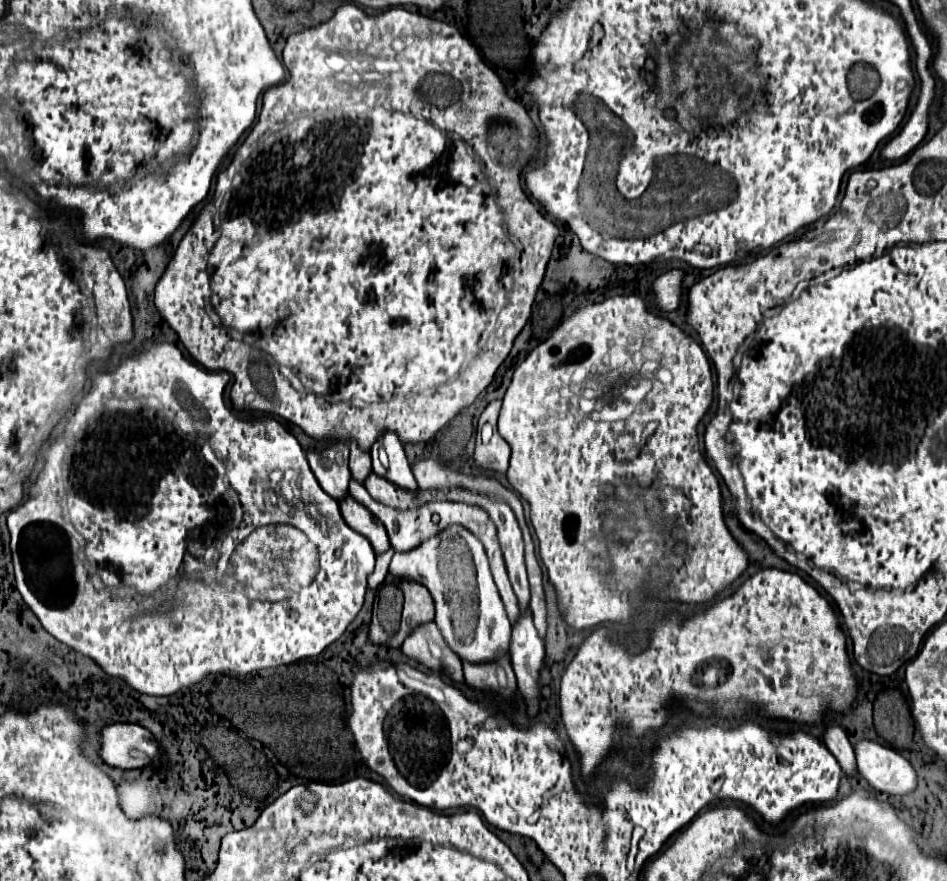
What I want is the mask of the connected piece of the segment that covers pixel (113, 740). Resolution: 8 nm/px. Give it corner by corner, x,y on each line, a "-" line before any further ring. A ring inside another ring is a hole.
108,724
100,730
100,750
98,756
102,758
104,764
114,766
114,768
142,768
148,764
158,762
160,758
160,748
156,744
156,740
146,732
146,728
138,726
138,724
-
136,748
144,752
144,758
130,758
128,752

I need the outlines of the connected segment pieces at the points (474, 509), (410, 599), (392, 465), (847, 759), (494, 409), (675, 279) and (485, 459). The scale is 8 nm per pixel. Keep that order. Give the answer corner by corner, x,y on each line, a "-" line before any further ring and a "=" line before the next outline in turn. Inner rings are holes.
354,478
350,480
348,492
356,500
362,500
362,504
366,504
366,508
370,508
370,512
374,512
374,516
378,516
378,520
382,520
382,524
386,524
386,530
388,530
388,536
390,536
390,544
392,544
394,550
414,548
414,544
420,544
422,540
426,540
426,536
432,536
434,532
438,532
438,528
446,528
446,524
452,524
452,522
458,522
458,524
470,528
482,540
482,544
486,548
494,582
498,586
498,592
502,596
502,602
506,604
506,612
510,616
510,622
514,624
514,616
518,616
518,600
516,600
516,594
514,594
514,590
510,586
510,580
508,580
504,556
502,556
502,550
500,550
500,544
498,544
498,532
494,528
492,518
488,516
488,512
484,508
480,508
476,504
468,504
468,502
442,502
442,500
430,500
430,502
424,502
424,504
420,504
416,508
404,508
404,510
390,508
390,506
374,500
370,496
370,492
366,490
366,486
360,484
=
398,578
400,588
404,592
404,608
406,608
406,634
410,628
430,622
434,618
434,600
430,598
430,592
420,582
=
386,430
382,432
382,436
372,444
370,448
370,454
372,454
372,470
378,474
378,476
384,476
388,478
390,482
402,486
402,488
408,488
408,490
416,490
418,484
412,476
412,470
410,470
410,464
408,464
408,458
404,454
404,446
400,442
400,438
396,436
396,432
392,430
-
378,446
384,446
386,448
386,454
388,454
388,466
384,466
380,460
378,460
=
830,722
824,730
824,744
826,748
836,756
836,760
840,762
842,770
846,776
854,776
856,774
856,764
854,764
854,748
848,742
846,732
842,730
840,724
=
494,400
486,406
486,410
482,412
482,422
490,422
492,426
496,426
496,420
498,420
498,414
500,414
500,408
502,408
502,400
=
670,270
662,276
658,276
650,290
654,294
654,304
662,312
672,312
680,304
680,284
682,284
682,272
=
496,430
488,444
482,444
482,442
476,444
474,460
480,468
494,470
494,472
506,472
508,460
510,460
510,446

